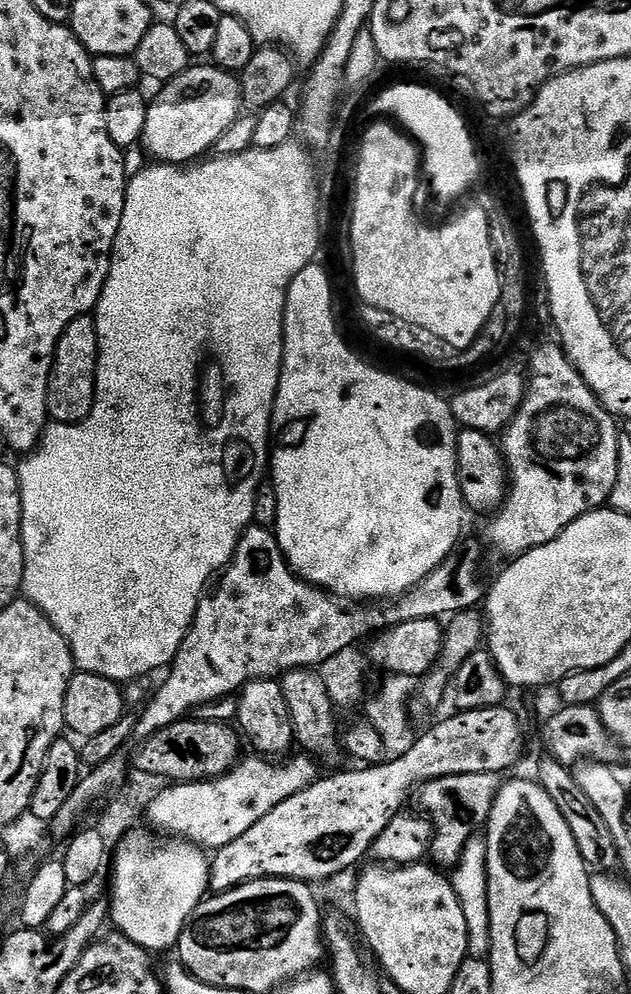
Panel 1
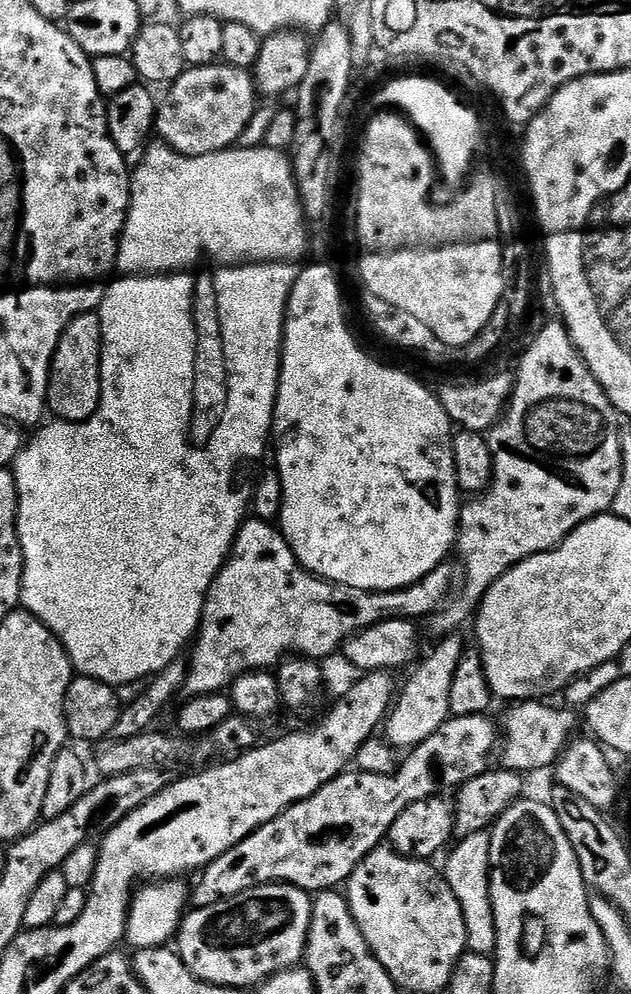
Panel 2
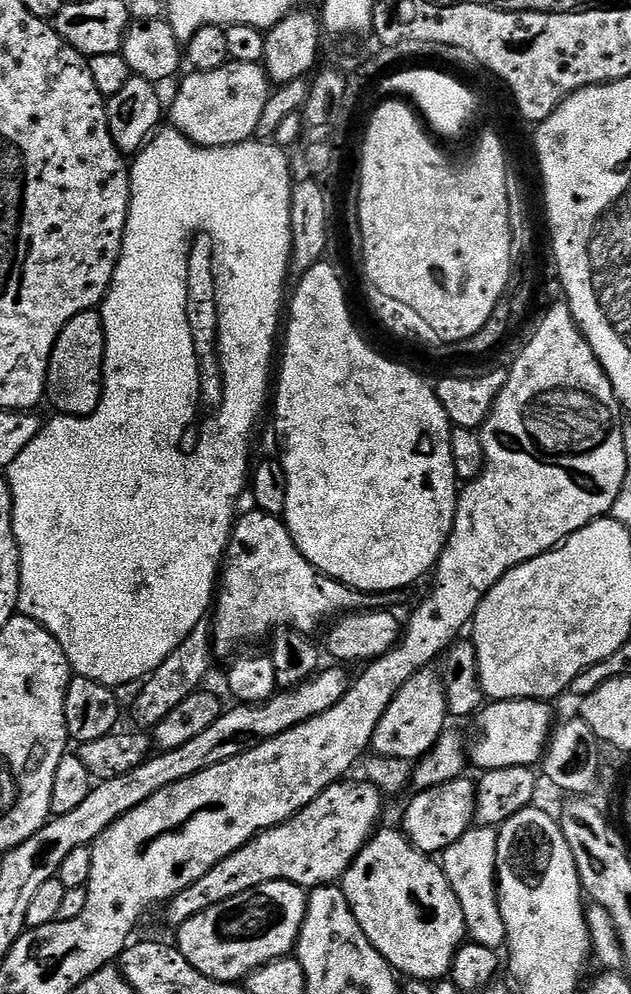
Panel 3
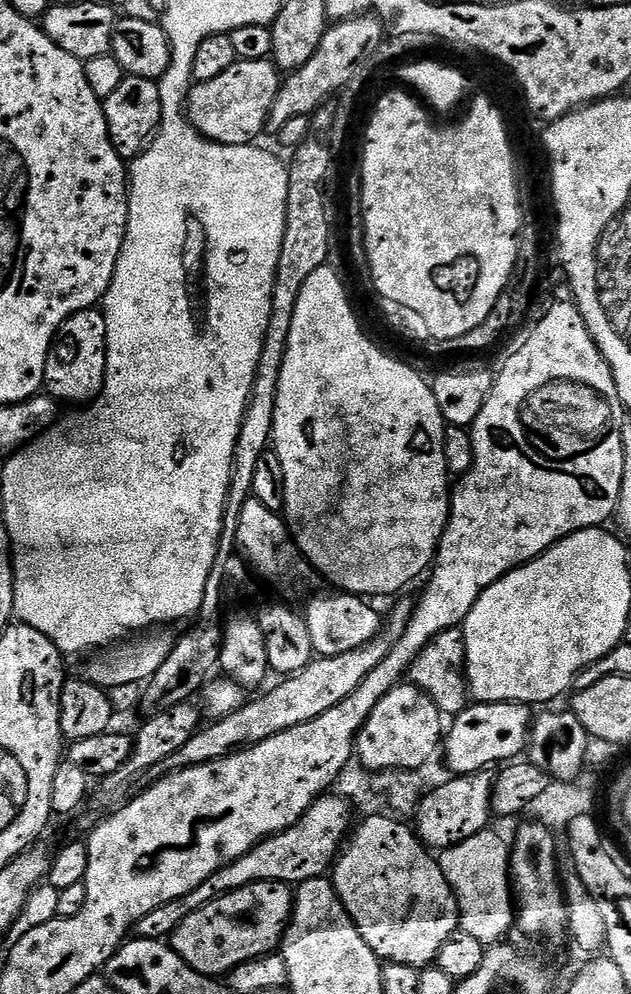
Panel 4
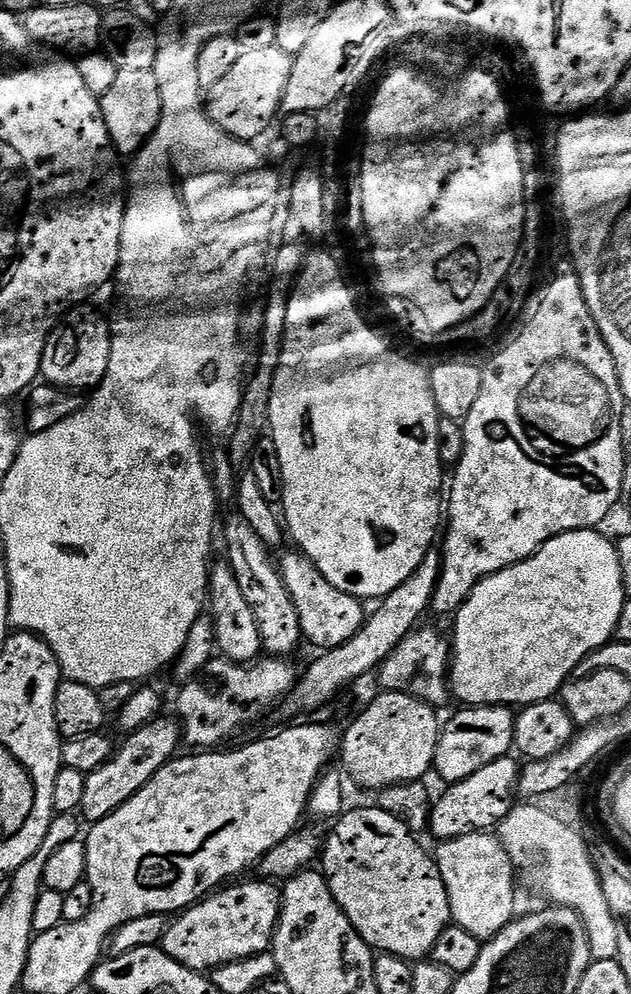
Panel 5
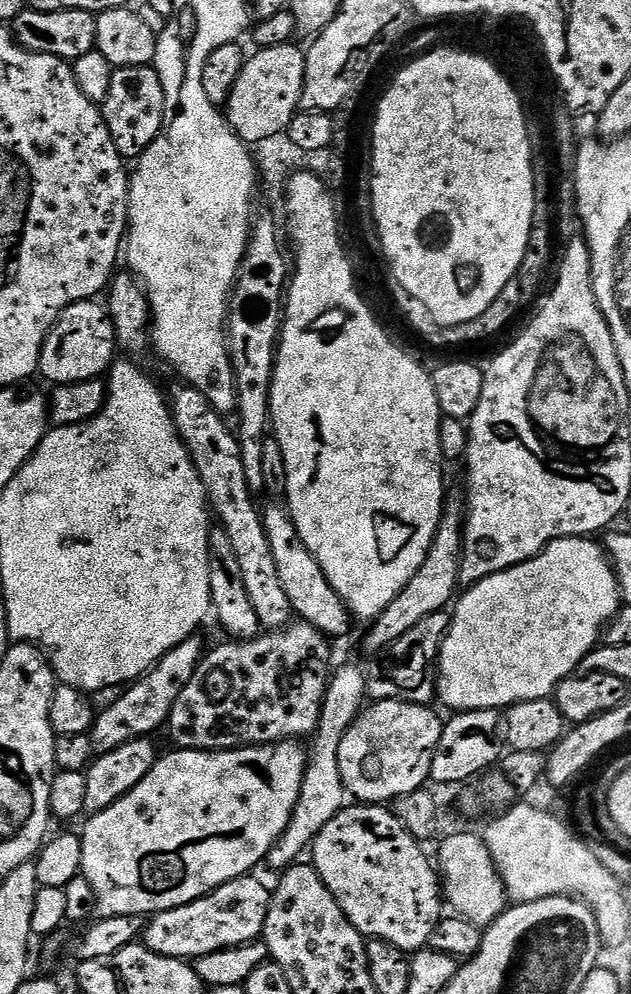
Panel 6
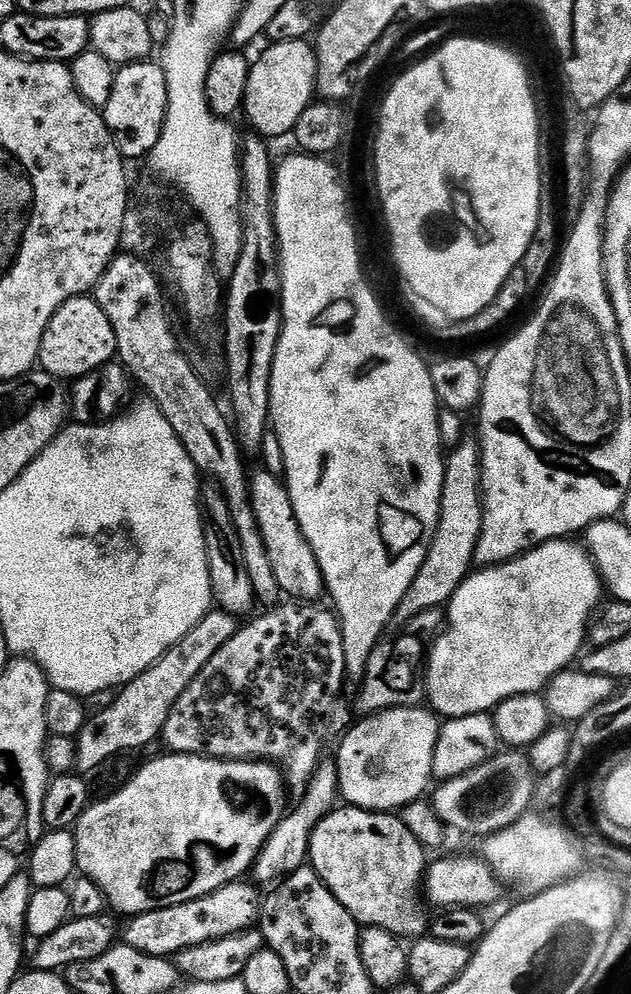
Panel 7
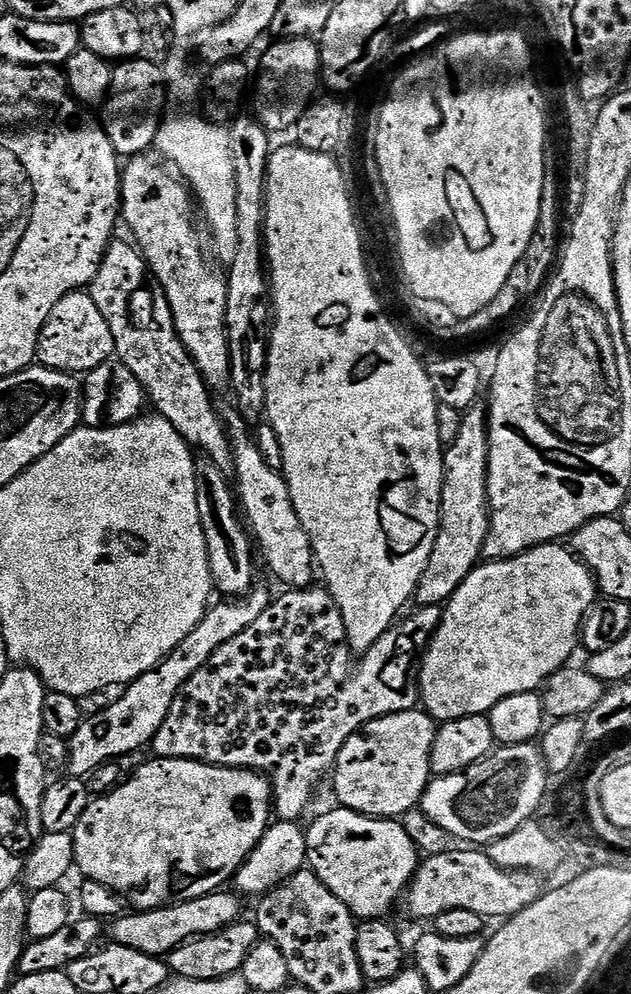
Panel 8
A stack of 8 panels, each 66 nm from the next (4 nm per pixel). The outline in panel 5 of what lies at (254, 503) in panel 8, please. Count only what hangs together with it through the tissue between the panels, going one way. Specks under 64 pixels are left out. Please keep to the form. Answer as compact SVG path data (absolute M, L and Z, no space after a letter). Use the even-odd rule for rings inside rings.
M291 550L284 557L279 557L280 573L286 582L286 590L290 590L290 598L294 598L294 606L298 610L298 622L302 622L304 640L312 643L316 650L340 648L350 638L354 638L366 623L365 605L355 596L338 590L299 550Z

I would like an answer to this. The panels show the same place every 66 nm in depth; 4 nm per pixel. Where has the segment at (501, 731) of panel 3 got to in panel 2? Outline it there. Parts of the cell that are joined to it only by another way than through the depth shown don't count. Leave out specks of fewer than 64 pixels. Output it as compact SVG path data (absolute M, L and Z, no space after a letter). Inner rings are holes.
M522 700L511 705L512 708L502 720L501 756L503 767L512 772L529 774L539 768L551 769L556 761L564 754L570 741L577 735L576 716L571 707L551 708L551 703L540 700ZM572 711L572 712L571 712ZM576 732L576 733L575 733ZM504 748L504 749L503 749Z

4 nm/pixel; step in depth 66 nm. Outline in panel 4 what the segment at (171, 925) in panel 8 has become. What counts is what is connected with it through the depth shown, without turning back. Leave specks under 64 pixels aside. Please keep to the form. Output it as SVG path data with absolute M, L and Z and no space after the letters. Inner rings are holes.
M259 880L242 890L219 896L202 910L190 914L170 937L170 947L195 972L213 978L223 977L248 960L275 953L281 947L284 931L292 919L294 892L277 880Z

